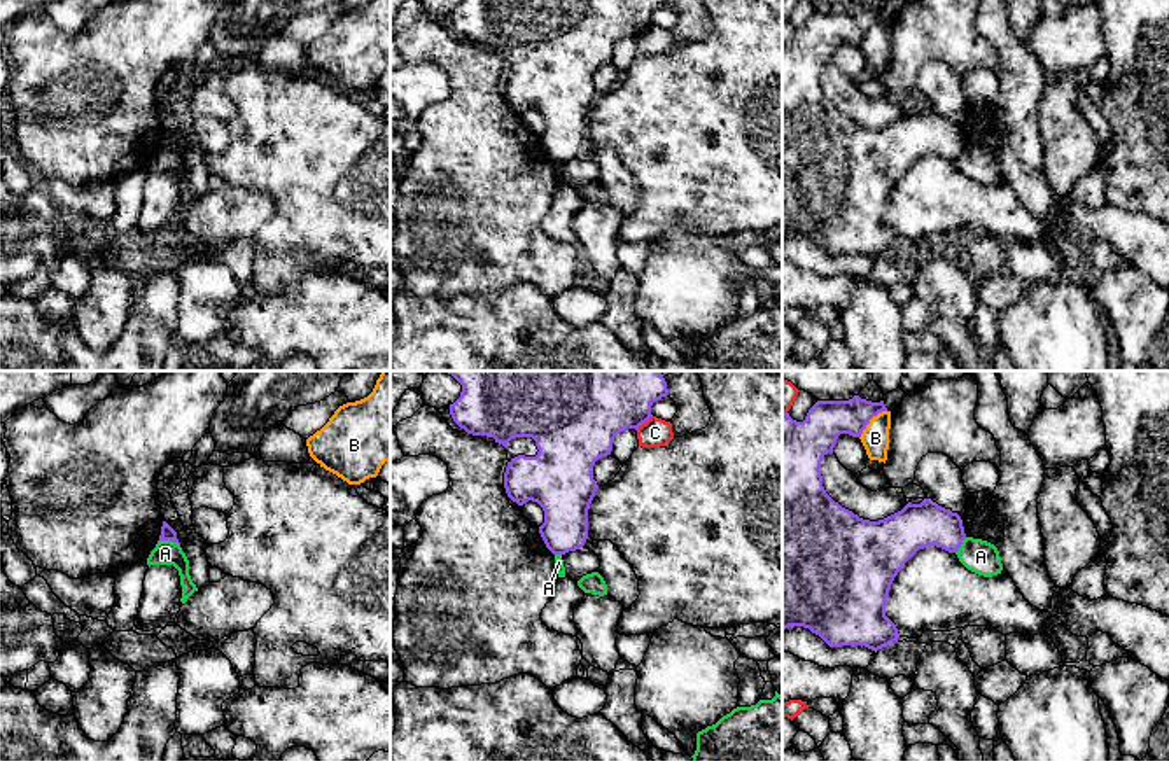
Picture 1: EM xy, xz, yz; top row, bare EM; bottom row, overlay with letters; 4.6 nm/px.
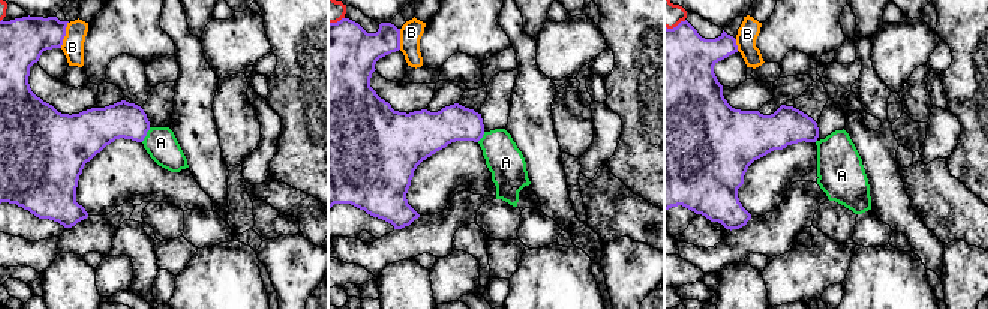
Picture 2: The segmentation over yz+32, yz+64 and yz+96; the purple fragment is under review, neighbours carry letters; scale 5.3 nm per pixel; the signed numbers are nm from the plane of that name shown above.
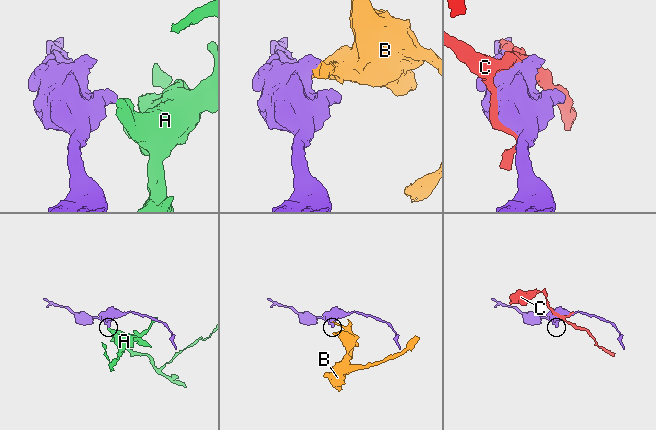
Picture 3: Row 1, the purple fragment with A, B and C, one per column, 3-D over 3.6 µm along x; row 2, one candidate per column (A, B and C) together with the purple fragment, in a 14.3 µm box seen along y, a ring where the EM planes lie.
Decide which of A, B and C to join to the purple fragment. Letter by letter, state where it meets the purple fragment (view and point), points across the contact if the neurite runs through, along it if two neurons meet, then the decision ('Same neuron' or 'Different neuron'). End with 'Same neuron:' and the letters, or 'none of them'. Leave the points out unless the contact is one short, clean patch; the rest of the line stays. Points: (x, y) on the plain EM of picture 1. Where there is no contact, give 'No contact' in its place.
A: Touches purple at xy (168, 147). Boundary: xy (158, 149), (174, 149), (179, 154). Different neuron
B: Touches purple at yz (868, 30). Boundary: yz (886, 18), (870, 28), (860, 46). Different neuron
C: Touches purple at xz (643, 30). Different neuron
Same neuron: none of them

